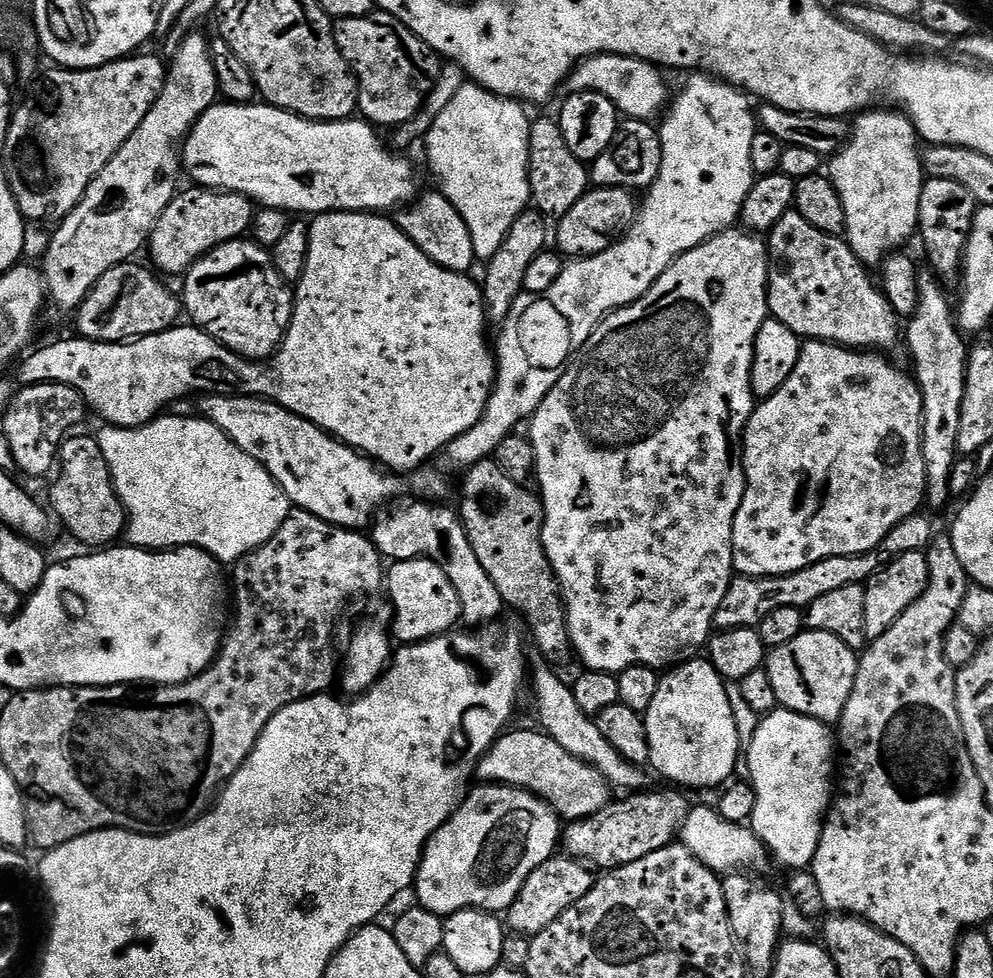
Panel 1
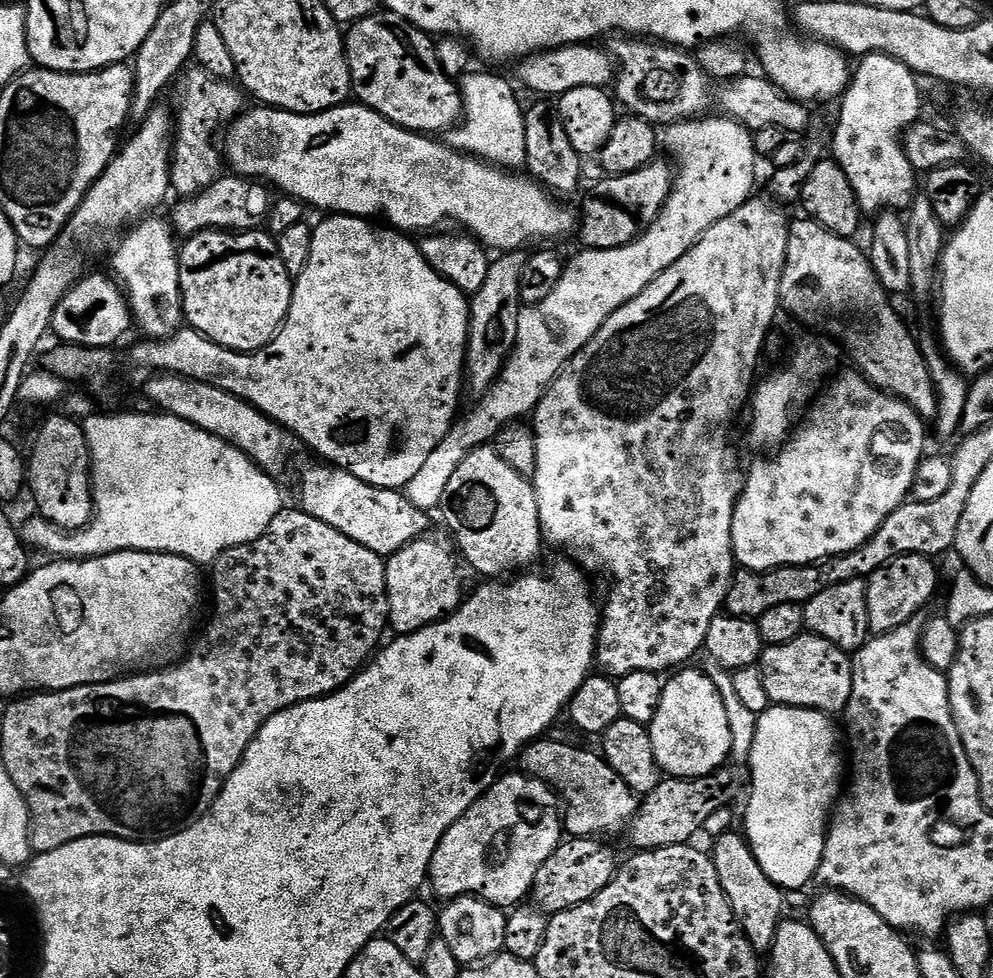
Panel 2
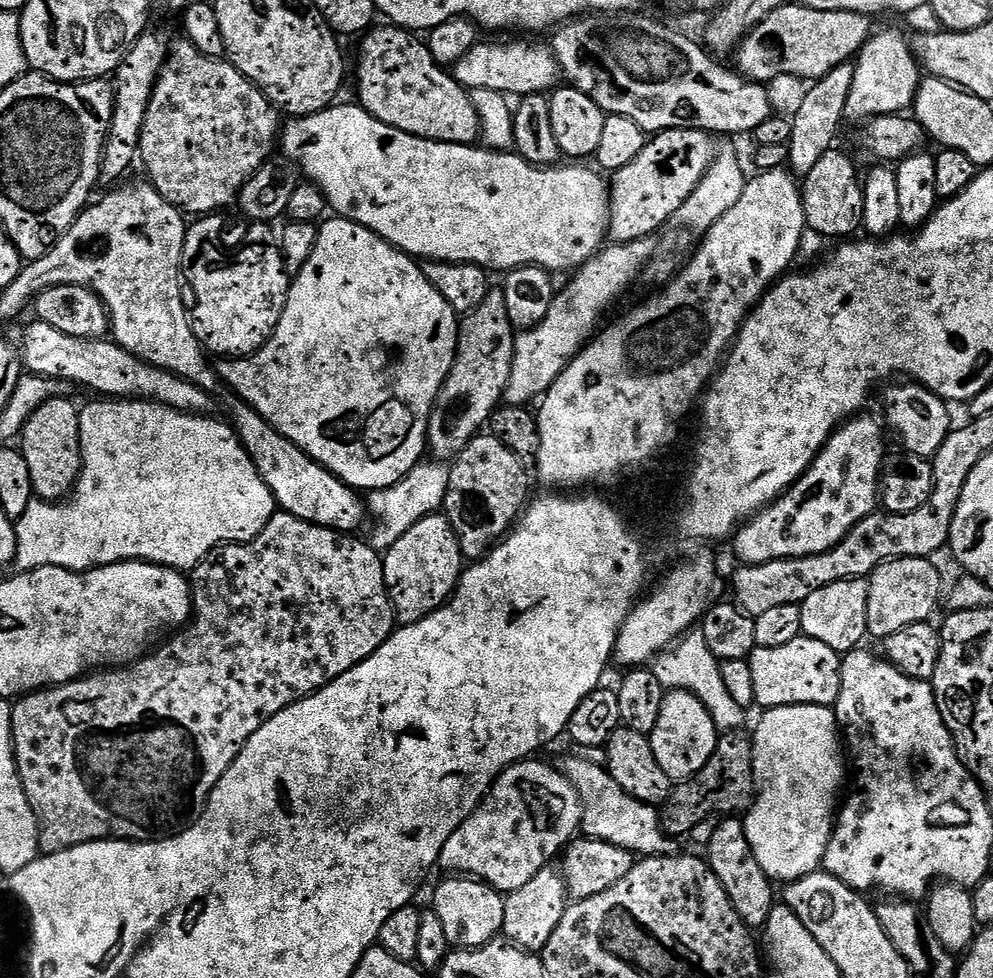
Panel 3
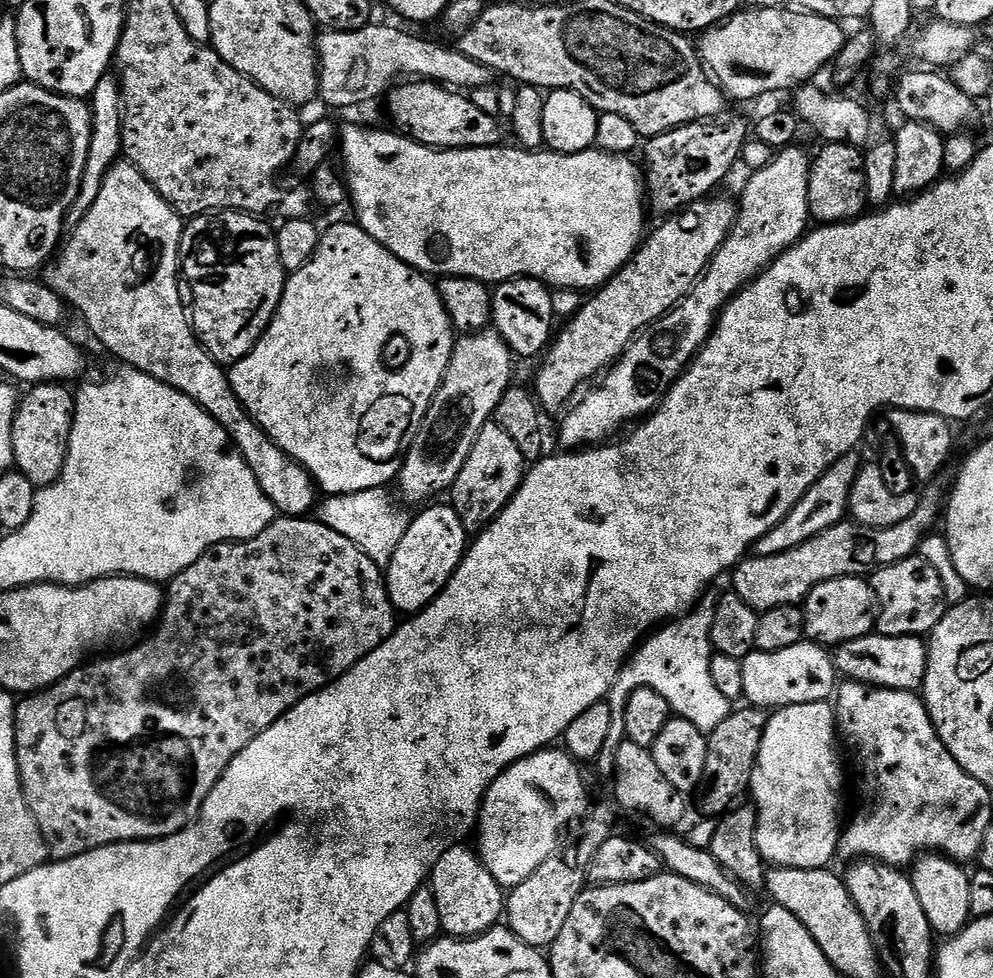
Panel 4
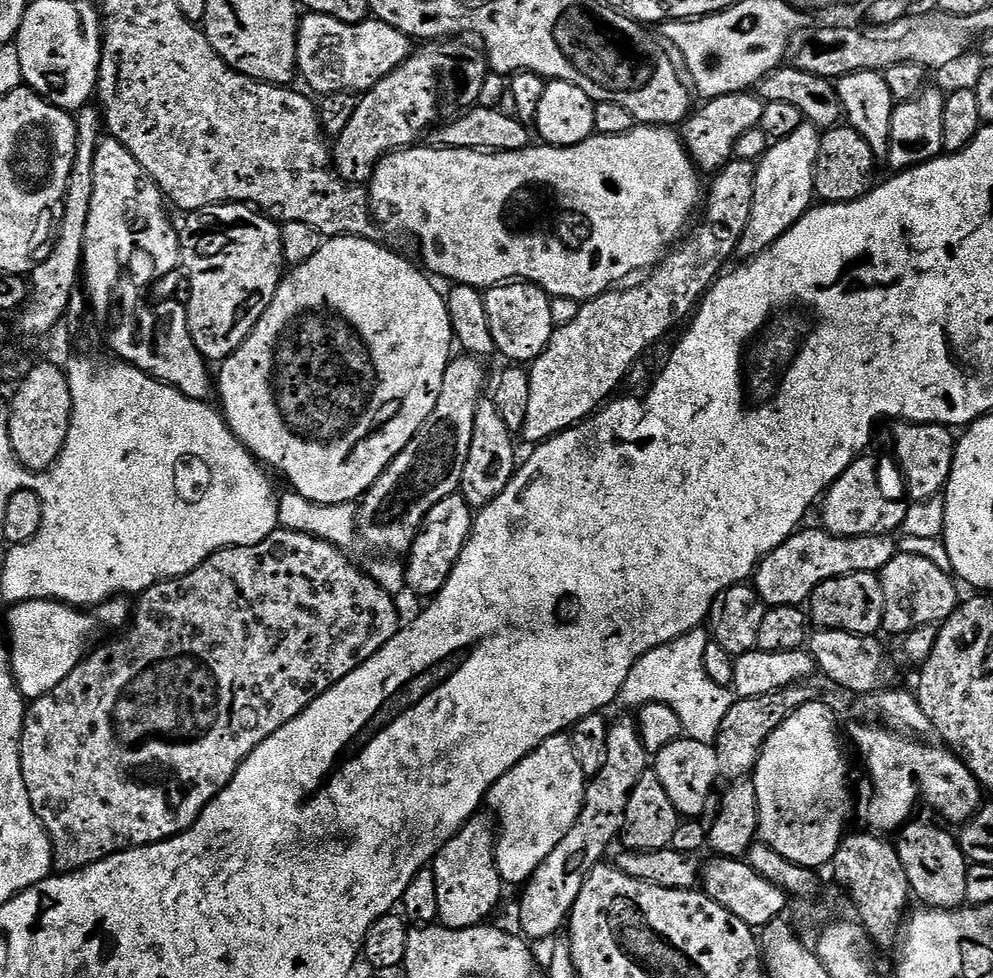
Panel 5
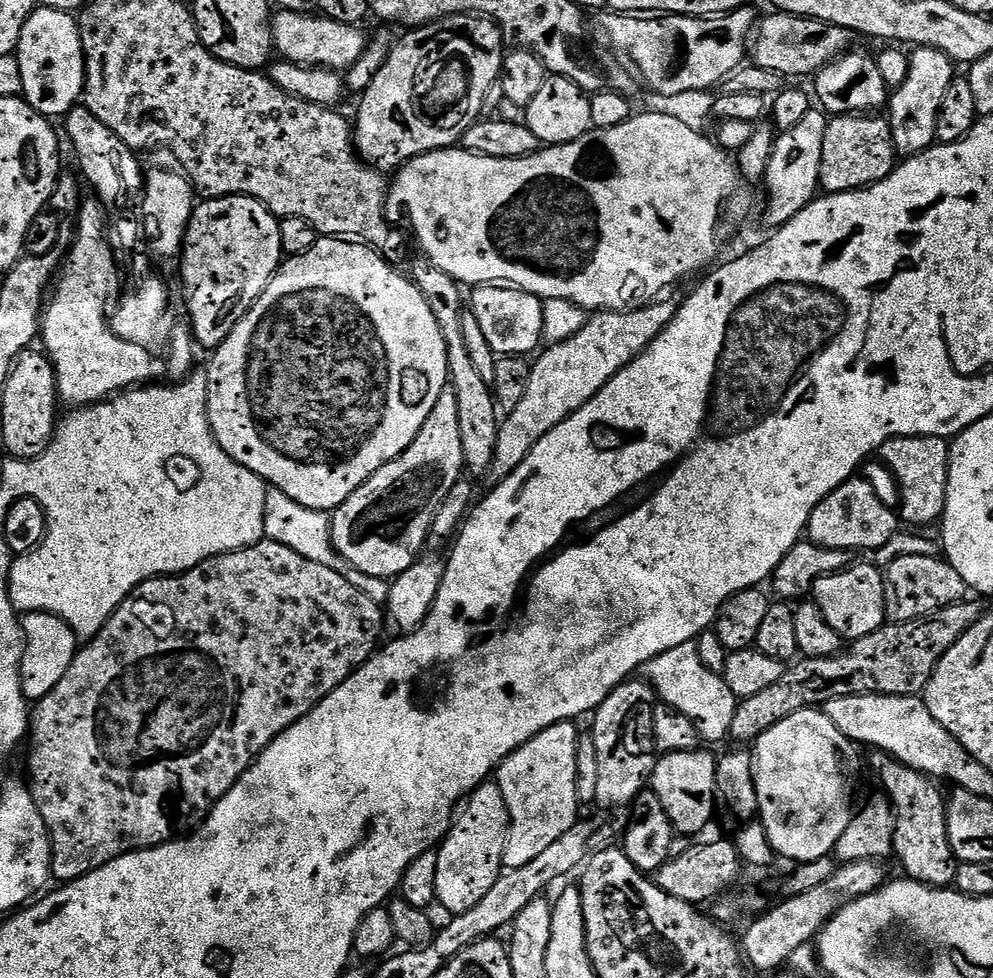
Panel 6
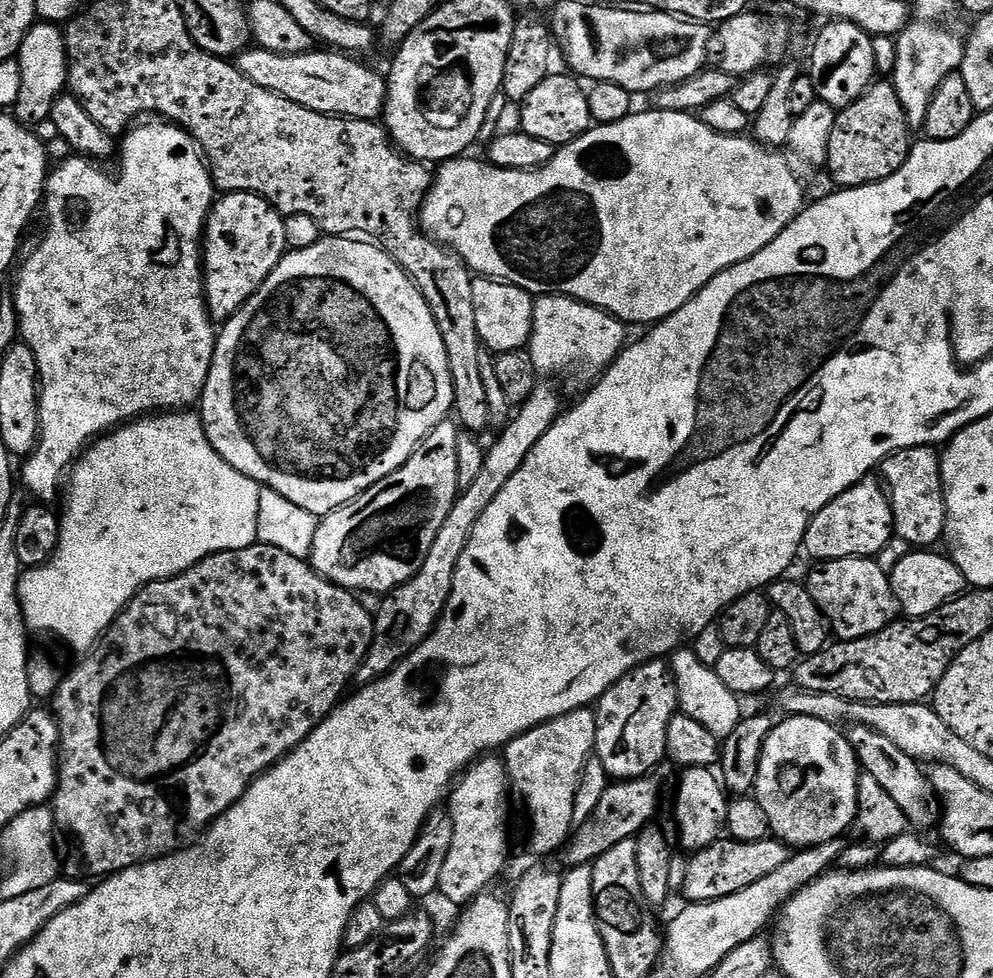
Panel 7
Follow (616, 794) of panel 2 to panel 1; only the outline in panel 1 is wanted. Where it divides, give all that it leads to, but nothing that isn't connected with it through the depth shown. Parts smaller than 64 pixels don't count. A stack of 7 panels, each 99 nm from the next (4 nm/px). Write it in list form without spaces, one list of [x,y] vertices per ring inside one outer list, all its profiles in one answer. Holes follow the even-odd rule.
[[[524,728],[521,732],[512,731],[505,731],[499,736],[493,742],[492,749],[476,765],[476,776],[479,779],[482,778],[481,781],[503,784],[509,788],[521,788],[523,792],[531,792],[545,804],[549,804],[552,811],[564,822],[581,820],[590,814],[598,814],[598,810],[602,810],[610,803],[608,779],[597,768],[592,768],[586,762],[574,758],[572,754],[566,754],[566,750],[562,750],[562,746],[558,746],[558,742],[554,742],[554,738],[550,738],[543,730],[531,732],[530,729]]]

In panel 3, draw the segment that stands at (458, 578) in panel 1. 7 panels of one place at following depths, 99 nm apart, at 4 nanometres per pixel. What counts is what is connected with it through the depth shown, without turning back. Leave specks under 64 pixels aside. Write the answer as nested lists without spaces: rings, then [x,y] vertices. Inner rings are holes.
[[[229,395],[228,412],[230,423],[236,429],[237,436],[240,437],[241,444],[248,451],[248,457],[254,462],[258,474],[266,482],[266,486],[272,491],[272,496],[276,500],[279,511],[288,512],[294,518],[302,518],[311,524],[317,524],[323,528],[332,528],[336,532],[355,533],[355,528],[360,528],[366,520],[366,504],[361,493],[348,484],[343,484],[330,470],[326,470],[317,460],[311,460],[294,442],[290,442],[280,433],[277,428],[270,426],[263,418],[251,408],[247,402],[239,396]]]

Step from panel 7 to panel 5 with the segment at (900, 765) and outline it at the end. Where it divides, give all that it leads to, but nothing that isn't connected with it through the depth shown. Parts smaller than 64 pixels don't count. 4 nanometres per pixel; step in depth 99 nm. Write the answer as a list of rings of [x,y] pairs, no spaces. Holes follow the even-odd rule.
[[[913,819],[899,829],[896,849],[902,858],[902,866],[906,870],[906,878],[912,887],[912,896],[921,900],[921,905],[929,908],[963,908],[966,904],[966,874],[970,863],[967,856],[960,848],[960,841],[955,835],[947,832],[947,827],[939,828],[928,820]]]

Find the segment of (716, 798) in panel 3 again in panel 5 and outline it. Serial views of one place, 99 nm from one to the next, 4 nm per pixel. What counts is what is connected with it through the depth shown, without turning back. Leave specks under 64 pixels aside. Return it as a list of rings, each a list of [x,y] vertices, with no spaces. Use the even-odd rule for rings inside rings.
[[[801,682],[786,686],[782,690],[774,690],[770,694],[736,698],[728,709],[726,718],[722,719],[714,743],[720,776],[728,782],[751,777],[756,770],[760,749],[772,732],[786,722],[795,708],[806,706],[807,703],[815,701],[817,696],[812,682]]]

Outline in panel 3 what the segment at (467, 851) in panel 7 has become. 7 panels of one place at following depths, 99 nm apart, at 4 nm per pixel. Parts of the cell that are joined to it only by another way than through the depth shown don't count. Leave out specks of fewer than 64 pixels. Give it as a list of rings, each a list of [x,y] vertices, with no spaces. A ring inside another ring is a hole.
[[[444,878],[432,896],[431,911],[438,914],[446,929],[446,938],[453,949],[481,948],[493,943],[503,933],[504,896],[483,880],[475,878]]]

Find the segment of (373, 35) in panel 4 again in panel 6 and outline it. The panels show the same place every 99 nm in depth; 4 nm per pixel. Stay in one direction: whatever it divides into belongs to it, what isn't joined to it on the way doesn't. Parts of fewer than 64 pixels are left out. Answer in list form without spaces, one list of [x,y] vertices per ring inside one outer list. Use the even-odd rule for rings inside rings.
[[[277,11],[272,18],[272,42],[290,64],[301,64],[304,68],[327,68],[329,72],[344,74],[362,57],[369,37],[360,33],[355,24],[334,22],[319,14]]]

